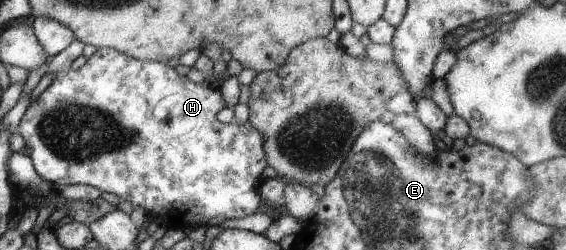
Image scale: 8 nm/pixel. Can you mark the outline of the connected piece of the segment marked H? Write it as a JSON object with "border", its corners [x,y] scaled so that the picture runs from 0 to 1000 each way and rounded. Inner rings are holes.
{"border":[[[173,192],[171,204],[161,224],[152,236],[152,252],[145,260],[145,268],[138,268],[136,276],[124,276],[118,292],[113,292],[108,300],[102,300],[74,372],[71,372],[64,400],[49,420],[46,428],[46,444],[42,444],[39,472],[35,476],[28,532],[35,540],[35,552],[42,564],[46,588],[53,600],[53,616],[49,628],[53,628],[53,640],[57,644],[57,664],[60,664],[60,680],[64,684],[64,696],[71,704],[71,716],[81,720],[83,728],[88,728],[92,736],[97,736],[101,748],[113,748],[113,744],[124,744],[127,736],[147,736],[152,744],[166,748],[166,756],[173,756],[177,768],[187,768],[196,772],[198,780],[205,780],[212,800],[226,804],[233,820],[233,828],[244,824],[254,836],[258,864],[263,864],[269,872],[269,884],[274,884],[283,908],[288,908],[292,916],[304,916],[304,920],[322,920],[332,912],[332,908],[343,908],[353,904],[353,892],[360,892],[359,900],[367,908],[369,900],[375,900],[376,880],[392,872],[399,876],[420,876],[420,872],[431,872],[443,856],[456,856],[456,852],[468,852],[479,864],[482,872],[489,856],[496,848],[496,824],[486,836],[486,828],[473,828],[463,796],[459,796],[459,780],[456,780],[456,748],[459,748],[461,732],[466,724],[466,708],[463,708],[465,680],[470,664],[470,628],[466,624],[466,556],[445,500],[440,500],[440,488],[435,484],[435,492],[417,492],[410,500],[406,488],[403,496],[392,496],[387,492],[382,476],[382,456],[385,444],[389,444],[392,432],[399,428],[399,412],[396,412],[396,396],[392,396],[392,380],[389,376],[387,348],[375,348],[375,340],[369,340],[362,328],[357,332],[339,332],[339,324],[334,324],[329,304],[314,300],[307,272],[304,268],[293,268],[290,252],[284,248],[269,248],[269,244],[247,244],[247,240],[237,240],[233,228],[226,228],[219,220],[219,212],[205,208],[205,196],[196,192]]]}

